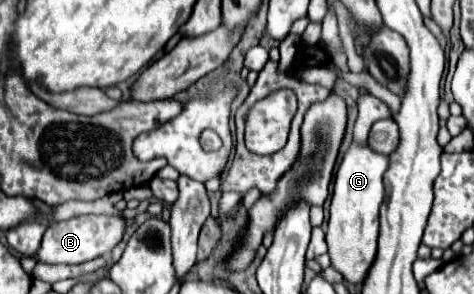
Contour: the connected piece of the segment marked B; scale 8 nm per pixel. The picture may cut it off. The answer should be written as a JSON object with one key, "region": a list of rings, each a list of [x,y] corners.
{"region":[[[105,214],[75,216],[69,222],[57,222],[47,228],[39,248],[39,260],[47,264],[81,264],[97,256],[109,256],[111,250],[121,242],[123,234],[125,234],[123,216],[105,216]]]}

